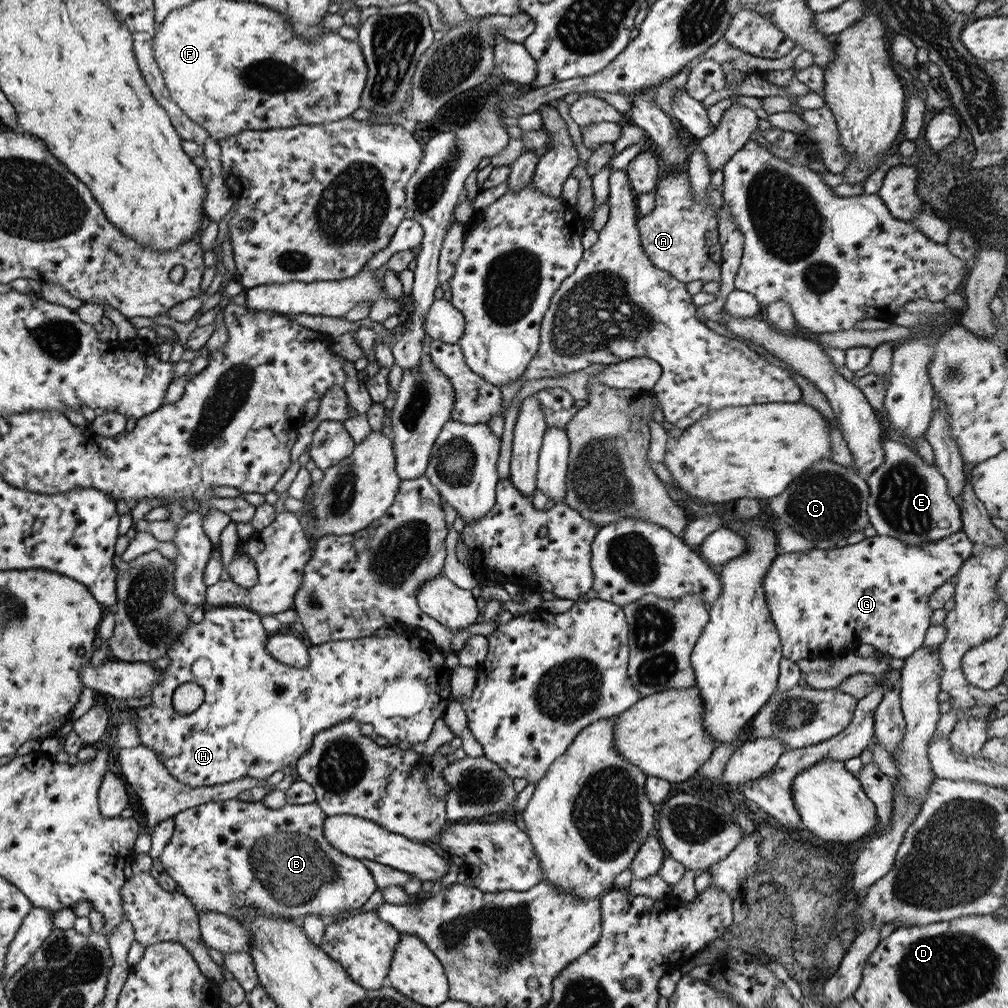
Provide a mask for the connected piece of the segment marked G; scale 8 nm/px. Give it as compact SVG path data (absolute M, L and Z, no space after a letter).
M959 530L924 545L908 545L896 538L875 535L855 544L840 543L830 549L811 547L797 554L779 554L763 575L761 590L780 640L782 657L792 661L832 657L859 644L871 644L890 658L907 658L921 646L929 628L932 613L927 604L929 597L937 587L956 577L973 549L974 544Z

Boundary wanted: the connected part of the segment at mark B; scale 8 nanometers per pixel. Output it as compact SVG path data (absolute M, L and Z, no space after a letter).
M235 798L192 806L172 817L171 837L158 859L164 872L176 882L177 890L190 900L197 915L201 911L224 914L241 926L245 926L246 916L253 911L301 921L305 914L316 914L321 918L359 909L377 890L372 874L359 859L335 850L323 839L322 822L326 814L315 802L285 803L281 808L271 810L261 801Z

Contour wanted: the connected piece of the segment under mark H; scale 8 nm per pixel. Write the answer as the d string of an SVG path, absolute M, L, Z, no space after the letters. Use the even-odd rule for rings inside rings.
M204 607L203 619L197 624L191 624L187 631L183 631L183 635L177 638L177 641L168 646L166 656L169 657L170 663L161 670L162 678L157 684L151 686L149 693L150 705L135 709L135 713L130 716L131 724L135 724L138 735L140 736L141 745L150 748L159 759L159 762L164 766L164 769L181 784L198 787L198 786L213 786L222 785L226 782L231 782L243 777L253 777L267 779L273 772L277 770L286 771L287 768L293 768L296 760L306 752L311 744L314 734L321 732L323 729L328 729L330 726L346 720L356 720L362 723L369 723L373 727L373 732L377 734L379 741L389 745L401 746L402 749L409 749L409 746L422 743L426 740L431 732L431 726L435 724L434 720L442 718L443 713L451 702L449 676L451 669L445 665L445 657L443 650L440 650L433 642L424 641L419 637L411 637L406 630L399 629L397 637L395 635L371 636L371 638L359 638L359 640L347 640L337 642L327 642L320 645L308 645L308 666L292 667L281 662L277 662L265 650L265 642L267 642L267 632L265 632L259 620L261 616L247 609L240 607ZM205 660L209 662L211 670L203 676L197 676L199 670L191 670L195 662ZM186 682L194 682L203 690L203 701L197 707L197 710L191 714L177 714L173 711L172 694L175 688Z

